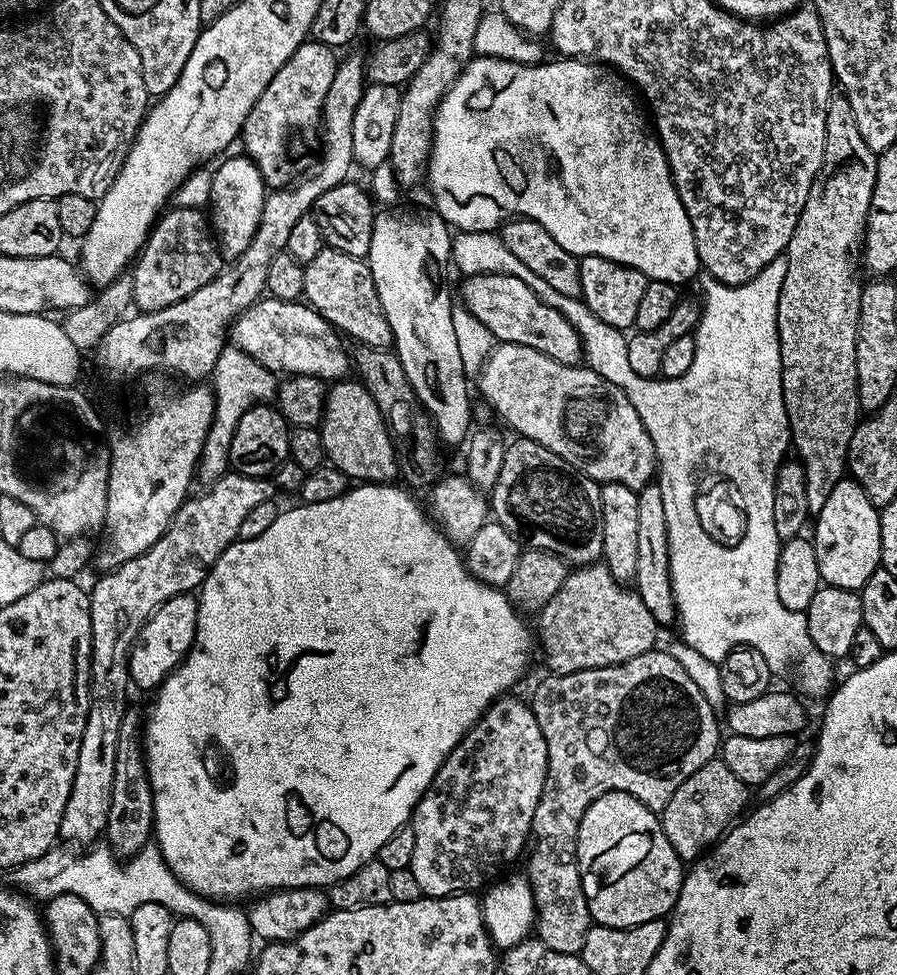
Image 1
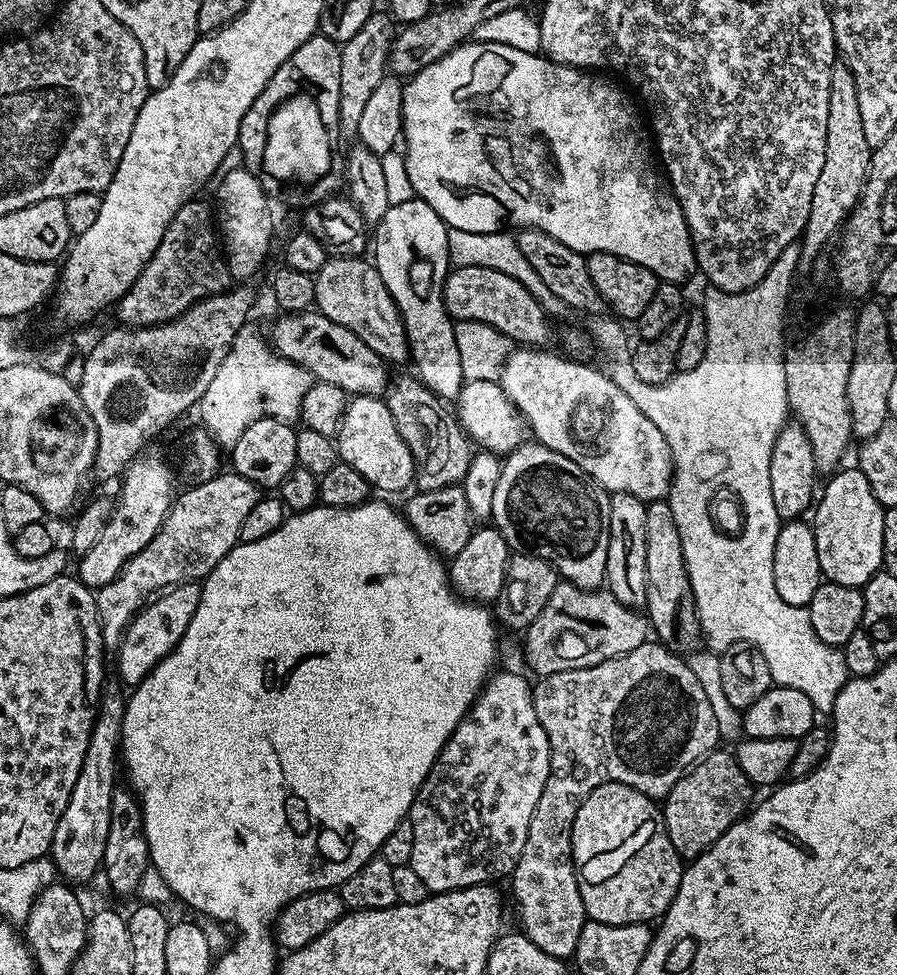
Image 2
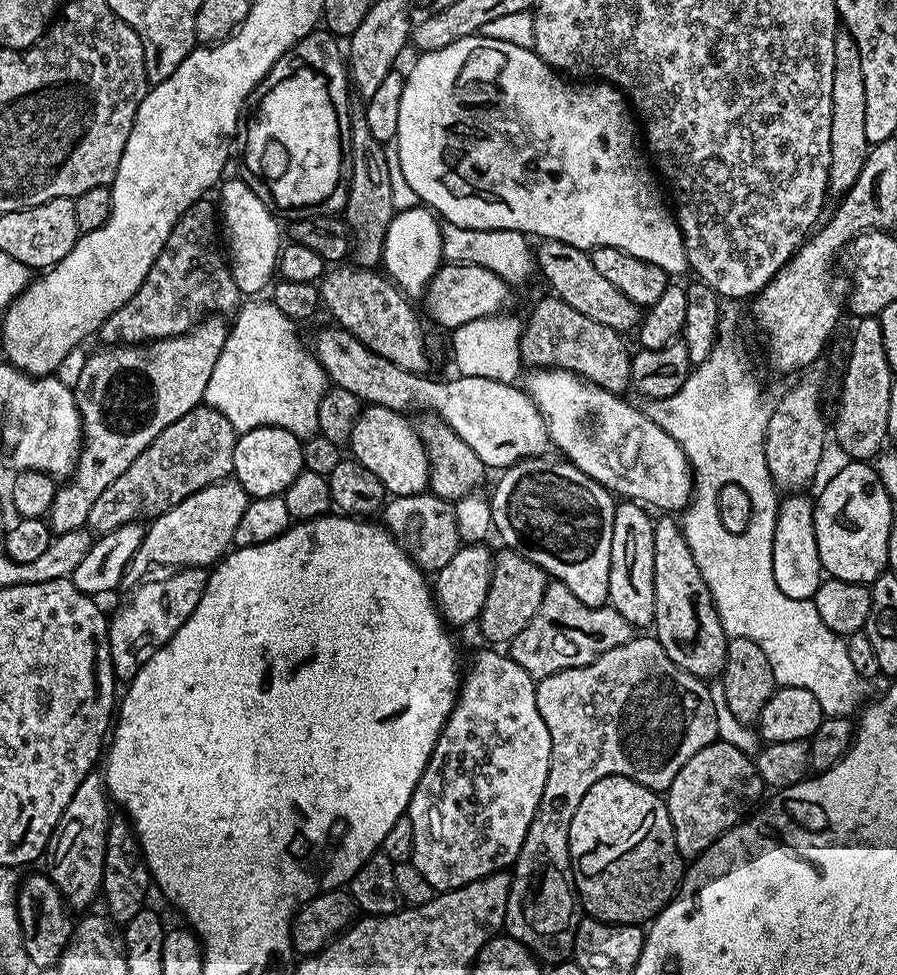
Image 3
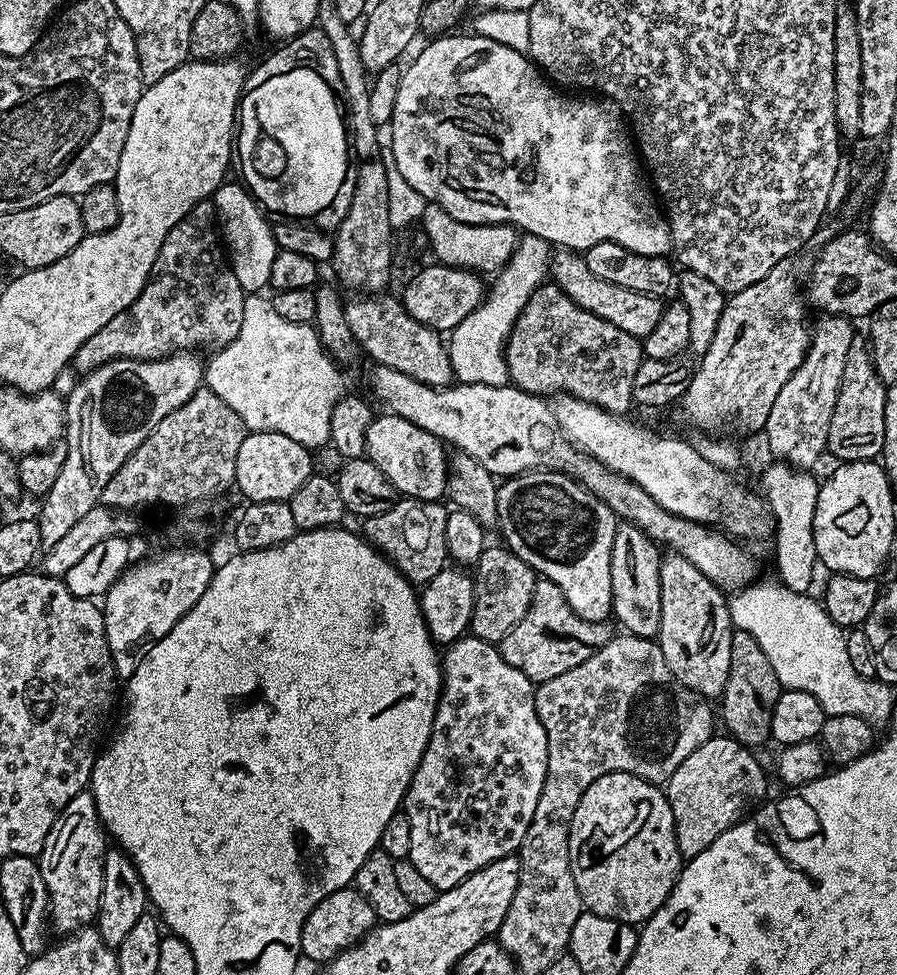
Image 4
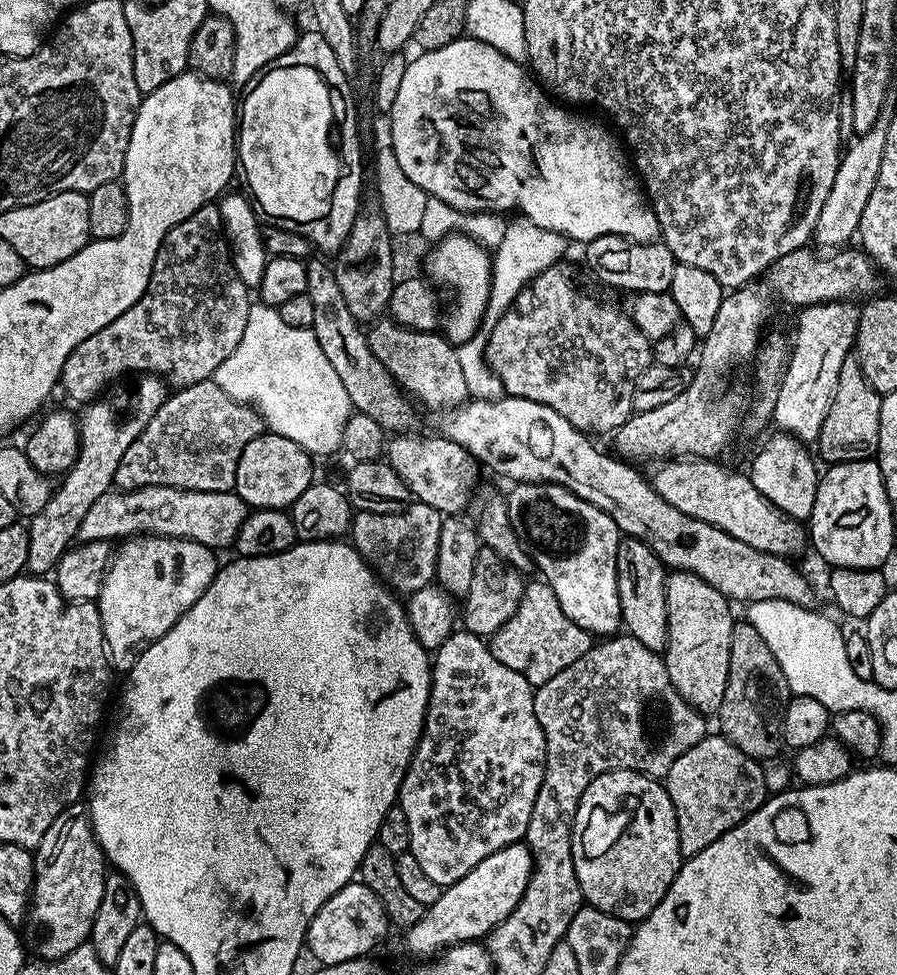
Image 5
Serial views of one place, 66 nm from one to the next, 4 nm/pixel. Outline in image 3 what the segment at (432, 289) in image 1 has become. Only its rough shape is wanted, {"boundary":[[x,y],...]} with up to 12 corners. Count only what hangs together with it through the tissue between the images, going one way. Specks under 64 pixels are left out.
{"boundary":[[431,208],[396,212],[383,271],[409,298],[423,297],[444,260]]}

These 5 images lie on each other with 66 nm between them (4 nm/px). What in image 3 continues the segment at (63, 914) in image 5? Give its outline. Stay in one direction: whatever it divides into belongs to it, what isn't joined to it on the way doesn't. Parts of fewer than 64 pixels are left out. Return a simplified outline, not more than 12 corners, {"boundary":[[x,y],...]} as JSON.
{"boundary":[[82,778],[46,853],[73,909],[101,895],[110,797]]}

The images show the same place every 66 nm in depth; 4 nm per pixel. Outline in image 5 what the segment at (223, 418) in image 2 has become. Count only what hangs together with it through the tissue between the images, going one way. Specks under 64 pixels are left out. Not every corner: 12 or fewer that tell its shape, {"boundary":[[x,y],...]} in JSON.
{"boundary":[[249,307],[214,379],[271,435],[341,451],[354,411],[311,328]]}

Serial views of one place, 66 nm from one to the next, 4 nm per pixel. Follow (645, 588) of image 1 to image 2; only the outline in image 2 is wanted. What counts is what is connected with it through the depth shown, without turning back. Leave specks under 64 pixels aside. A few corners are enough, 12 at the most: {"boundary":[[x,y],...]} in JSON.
{"boundary":[[667,499],[646,510],[646,619],[680,654],[702,644]]}

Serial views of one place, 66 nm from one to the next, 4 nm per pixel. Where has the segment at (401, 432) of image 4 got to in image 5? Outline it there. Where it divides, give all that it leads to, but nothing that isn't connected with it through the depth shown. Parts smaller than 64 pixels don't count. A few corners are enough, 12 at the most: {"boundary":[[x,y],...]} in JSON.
{"boundary":[[396,434],[386,462],[419,503],[463,513],[482,473],[464,445]]}

